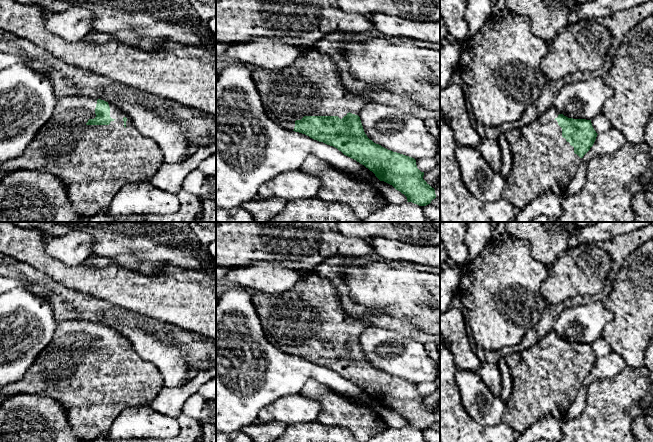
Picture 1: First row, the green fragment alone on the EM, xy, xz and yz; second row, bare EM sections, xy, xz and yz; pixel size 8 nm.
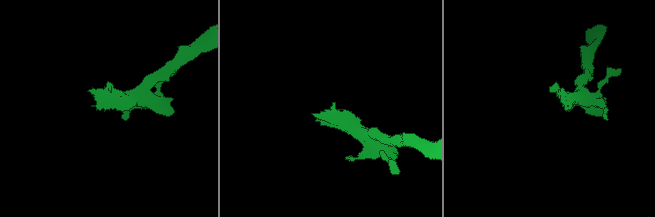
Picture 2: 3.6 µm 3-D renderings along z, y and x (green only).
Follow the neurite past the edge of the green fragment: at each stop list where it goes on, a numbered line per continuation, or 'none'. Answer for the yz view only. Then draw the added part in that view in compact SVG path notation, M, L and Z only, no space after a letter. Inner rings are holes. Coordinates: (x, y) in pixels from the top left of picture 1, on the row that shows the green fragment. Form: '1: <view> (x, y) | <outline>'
1: yz (543, 160) | M552 105L542 116L519 129L504 134L513 154L513 164L506 179L503 199L521 210L546 191L565 194L571 179L582 162L574 147L562 137L562 128L556 118L560 113Z

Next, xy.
1: xy (94, 162) | M86 96L59 98L52 116L26 147L24 153L0 164L0 173L6 174L19 169L27 169L52 174L66 187L74 209L88 217L109 206L114 196L125 185L150 181L164 164L164 155L157 143L142 135L129 117L110 104L110 117L113 120L109 125L87 125L89 119L96 117L96 104L97 99Z

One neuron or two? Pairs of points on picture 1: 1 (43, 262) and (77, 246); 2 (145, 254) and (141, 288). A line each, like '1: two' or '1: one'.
1: two
2: two

